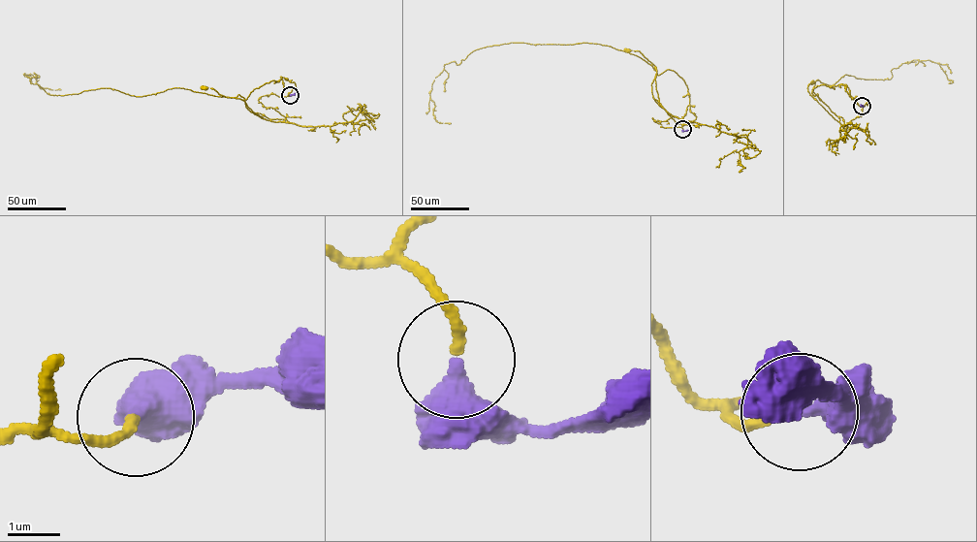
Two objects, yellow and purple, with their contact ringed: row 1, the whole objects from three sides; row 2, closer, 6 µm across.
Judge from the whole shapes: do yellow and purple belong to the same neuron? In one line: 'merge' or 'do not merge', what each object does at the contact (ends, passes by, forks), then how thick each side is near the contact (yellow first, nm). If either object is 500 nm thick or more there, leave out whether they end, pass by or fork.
merge | yellow ends | purple ends | 180/400 nm

